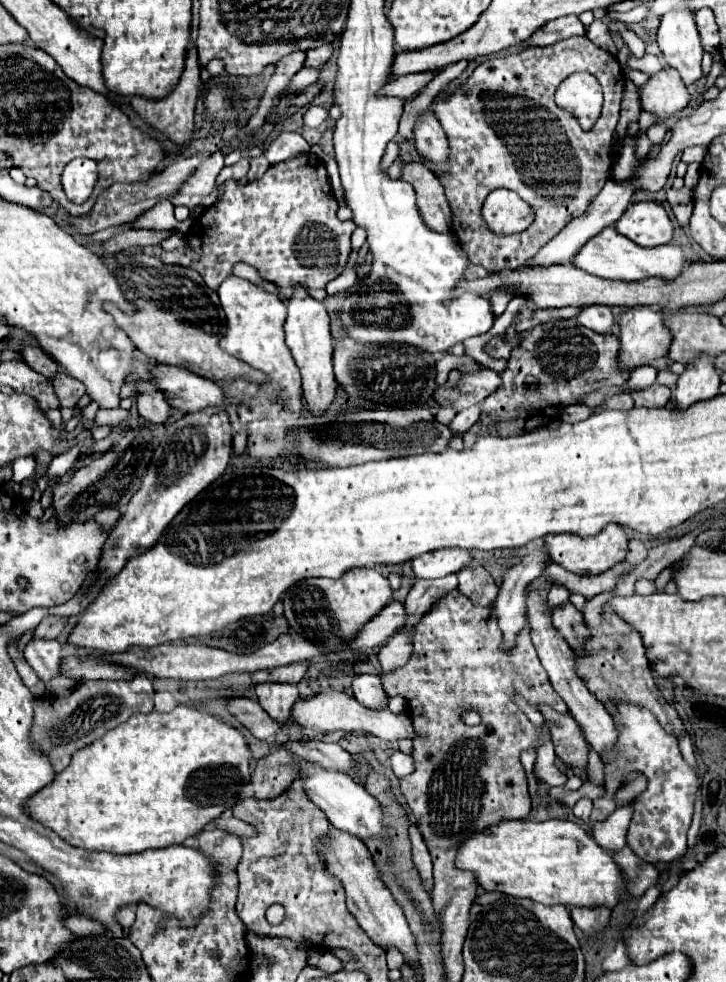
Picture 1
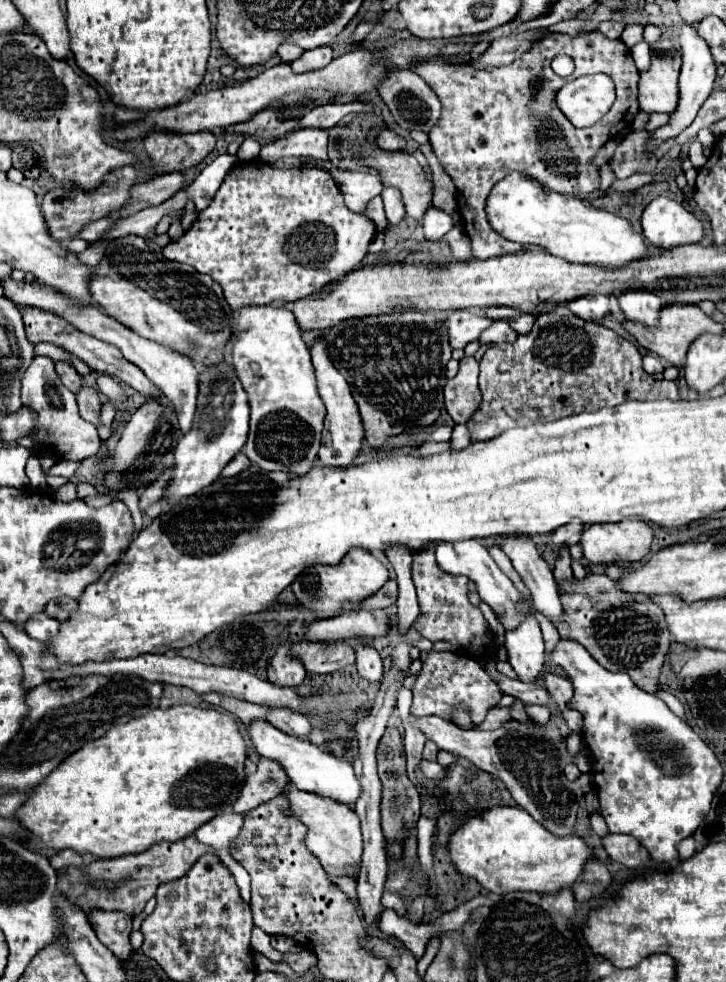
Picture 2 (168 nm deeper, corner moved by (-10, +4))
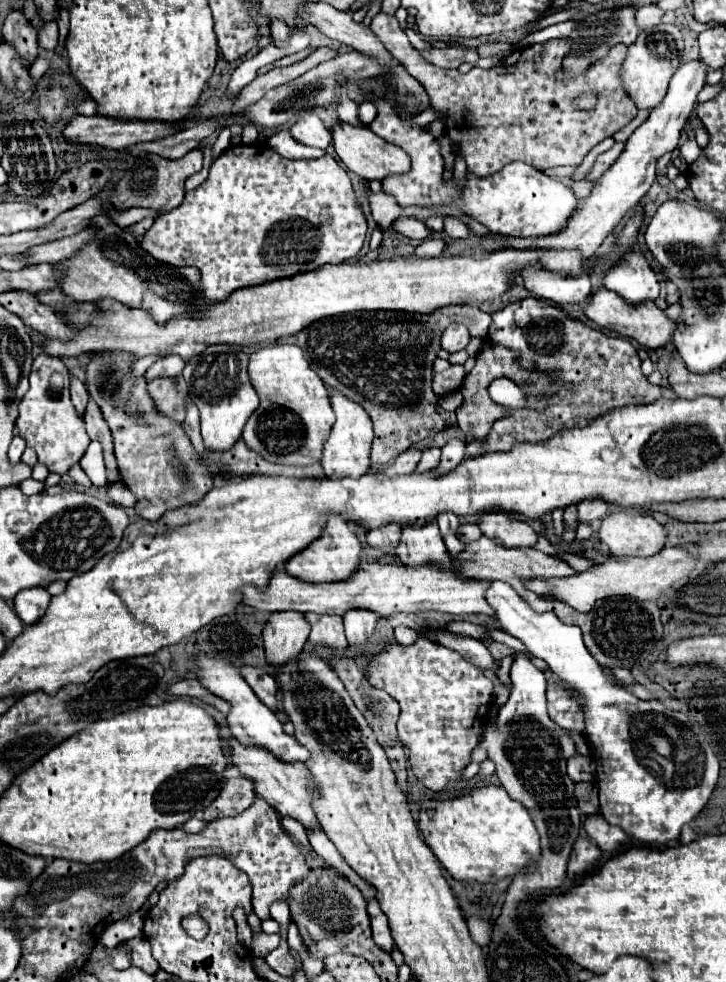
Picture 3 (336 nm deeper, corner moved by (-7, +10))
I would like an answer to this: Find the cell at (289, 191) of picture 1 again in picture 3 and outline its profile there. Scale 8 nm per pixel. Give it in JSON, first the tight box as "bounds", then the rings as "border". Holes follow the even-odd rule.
{"bounds":[141,143,367,301],"border":[[[241,143],[241,145],[233,145],[233,147],[225,149],[213,161],[213,165],[209,167],[207,181],[201,187],[197,187],[195,191],[189,191],[185,195],[185,201],[183,201],[181,207],[165,213],[165,215],[159,215],[155,219],[153,227],[143,235],[141,247],[151,257],[155,257],[155,261],[159,261],[159,263],[167,263],[167,265],[173,265],[173,267],[197,267],[201,271],[201,285],[199,287],[203,287],[205,297],[211,299],[211,301],[225,301],[229,297],[229,293],[233,293],[237,289],[243,289],[243,287],[253,287],[253,285],[263,285],[263,283],[275,281],[275,279],[293,277],[297,273],[317,269],[317,267],[321,267],[325,263],[349,261],[349,259],[357,257],[357,253],[361,251],[365,235],[367,235],[367,219],[365,219],[361,207],[355,201],[355,193],[353,193],[353,187],[351,187],[351,181],[349,181],[347,173],[337,165],[337,161],[333,157],[325,155],[325,157],[315,159],[315,161],[293,161],[293,159],[281,157],[267,143],[251,143],[251,145]]]}

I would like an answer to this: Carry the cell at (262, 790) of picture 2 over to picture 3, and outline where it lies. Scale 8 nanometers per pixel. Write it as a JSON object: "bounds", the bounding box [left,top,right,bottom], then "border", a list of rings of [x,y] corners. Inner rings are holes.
{"bounds":[203,777,257,821],"border":[[[245,777],[231,779],[223,785],[223,791],[217,795],[215,803],[211,803],[203,811],[203,821],[215,821],[221,817],[239,815],[253,803],[255,797],[257,795],[255,795],[253,783],[249,779],[245,779]]]}

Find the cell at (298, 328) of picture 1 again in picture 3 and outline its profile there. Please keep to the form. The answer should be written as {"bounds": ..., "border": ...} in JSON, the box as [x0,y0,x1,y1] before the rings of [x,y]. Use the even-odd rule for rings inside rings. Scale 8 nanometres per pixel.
{"bounds":[321,391,373,479],"border":[[[329,391],[329,395],[331,395],[331,405],[333,405],[333,411],[337,415],[337,421],[331,429],[327,443],[325,443],[321,465],[323,465],[325,475],[329,479],[341,479],[341,477],[359,479],[363,473],[367,473],[371,469],[371,459],[369,459],[371,443],[373,443],[371,419],[363,411],[363,407],[359,407],[351,399],[343,397],[339,391]]]}

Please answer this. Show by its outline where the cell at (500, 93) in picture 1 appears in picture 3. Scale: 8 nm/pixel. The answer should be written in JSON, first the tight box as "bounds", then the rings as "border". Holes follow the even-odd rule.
{"bounds":[371,13,637,177],"border":[[[377,13],[371,21],[371,31],[375,31],[387,51],[407,67],[407,73],[423,83],[431,105],[445,121],[449,139],[459,147],[459,155],[465,157],[467,169],[479,177],[497,173],[513,161],[523,161],[539,171],[557,165],[577,167],[597,143],[613,137],[637,115],[637,107],[623,91],[619,77],[621,63],[627,55],[625,45],[611,47],[603,61],[591,65],[585,75],[567,83],[563,81],[561,61],[569,53],[571,43],[563,39],[517,49],[491,69],[473,67],[463,75],[457,69],[441,69],[421,59],[419,51],[401,31],[395,15]],[[581,93],[593,93],[597,107],[587,111],[575,107],[573,101]]]}

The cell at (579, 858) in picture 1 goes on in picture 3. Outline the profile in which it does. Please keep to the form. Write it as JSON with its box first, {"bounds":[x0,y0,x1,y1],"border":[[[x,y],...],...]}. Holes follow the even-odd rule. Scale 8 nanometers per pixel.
{"bounds":[419,785,539,883],"border":[[[483,785],[475,787],[471,793],[451,797],[451,799],[427,799],[419,809],[419,835],[435,853],[437,861],[451,873],[453,879],[459,881],[479,881],[479,883],[495,883],[505,877],[515,877],[521,869],[525,869],[531,861],[539,859],[539,835],[537,829],[523,805],[513,801],[507,791],[499,785]]]}

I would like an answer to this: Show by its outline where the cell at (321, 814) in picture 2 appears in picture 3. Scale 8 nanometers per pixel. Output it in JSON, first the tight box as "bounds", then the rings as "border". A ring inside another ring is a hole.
{"bounds":[231,739,319,827],"border":[[[231,739],[231,759],[233,765],[239,769],[241,777],[251,779],[257,797],[263,797],[267,803],[271,803],[273,809],[277,809],[281,815],[289,815],[297,821],[301,821],[305,827],[317,827],[319,821],[311,809],[313,791],[309,791],[311,775],[303,763],[283,763],[283,759],[275,759],[275,755],[263,751],[263,747],[243,747],[237,739]]]}

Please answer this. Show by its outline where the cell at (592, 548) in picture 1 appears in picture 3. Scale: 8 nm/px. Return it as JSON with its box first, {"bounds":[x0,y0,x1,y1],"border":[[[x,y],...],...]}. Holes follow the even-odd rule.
{"bounds":[599,511,667,557],"border":[[[615,511],[603,519],[599,539],[615,557],[649,557],[665,547],[667,531],[651,515]]]}

